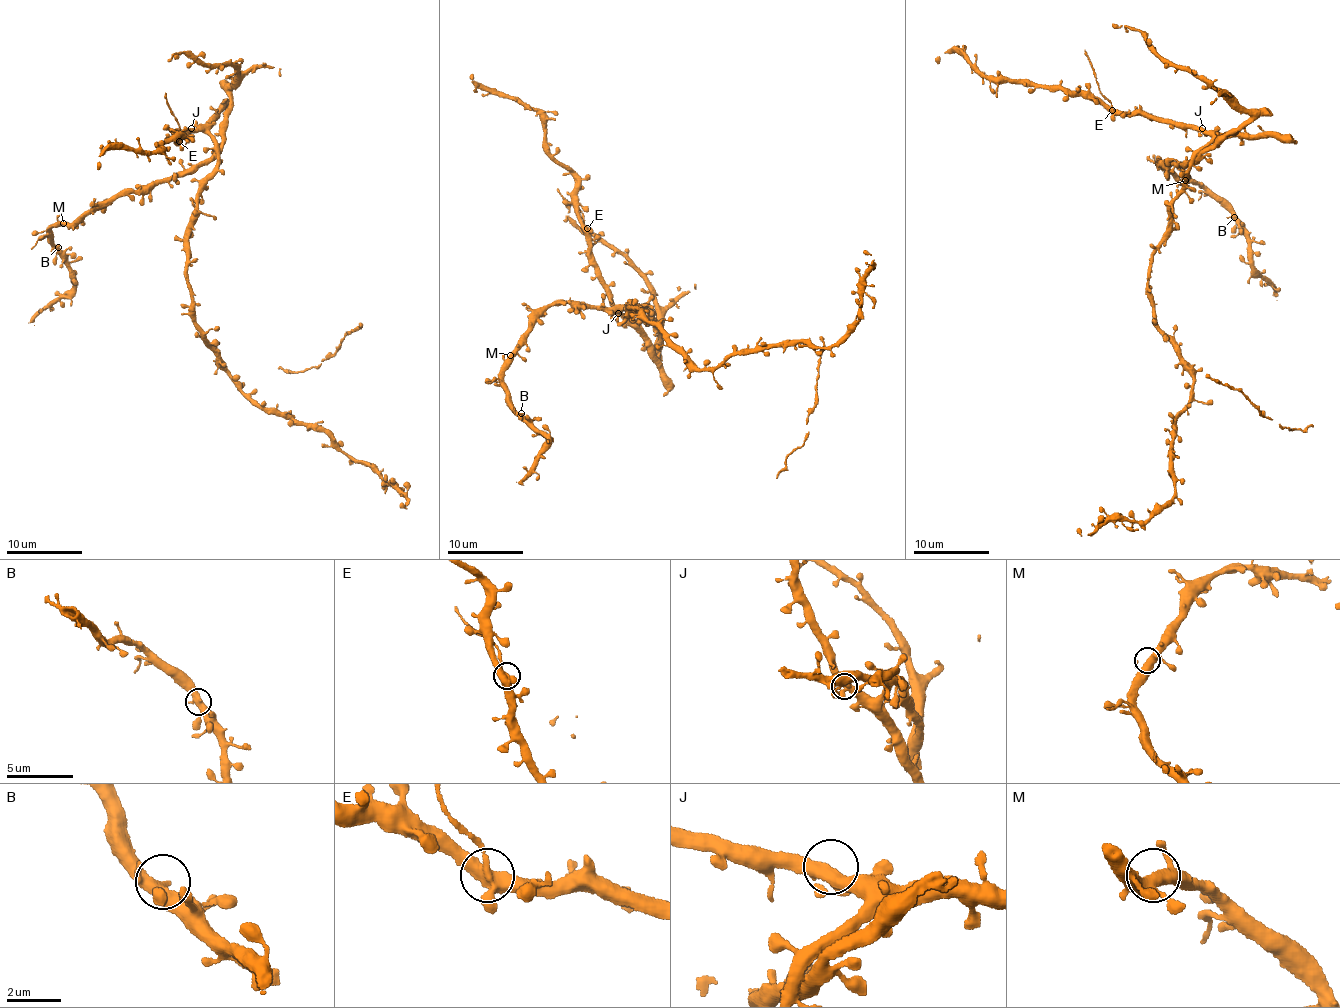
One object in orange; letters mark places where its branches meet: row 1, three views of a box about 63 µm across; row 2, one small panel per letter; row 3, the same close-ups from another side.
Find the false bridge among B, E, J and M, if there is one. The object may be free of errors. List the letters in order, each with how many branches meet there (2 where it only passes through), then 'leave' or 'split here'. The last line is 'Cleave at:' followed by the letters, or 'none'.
B: 4 | leave
E: 4 | split here
J: 4 | leave
M: 4 | leave
Cleave at: E

